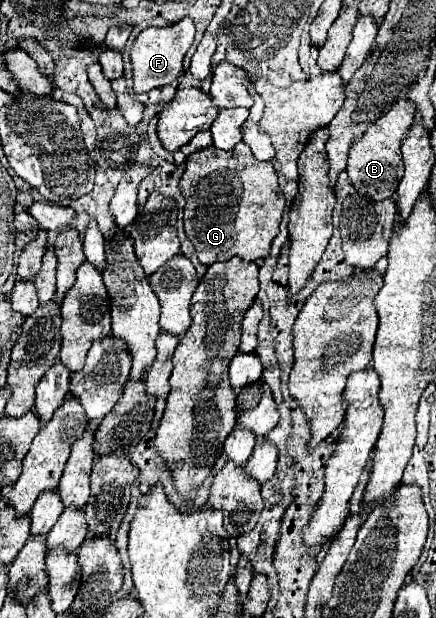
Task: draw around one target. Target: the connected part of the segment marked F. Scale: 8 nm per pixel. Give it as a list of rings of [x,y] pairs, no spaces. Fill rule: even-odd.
[[[182,18],[176,24],[164,28],[146,28],[138,34],[132,44],[130,60],[132,60],[132,88],[136,94],[148,92],[152,88],[162,88],[172,84],[182,72],[182,60],[188,48],[194,42],[194,24],[190,18]]]

